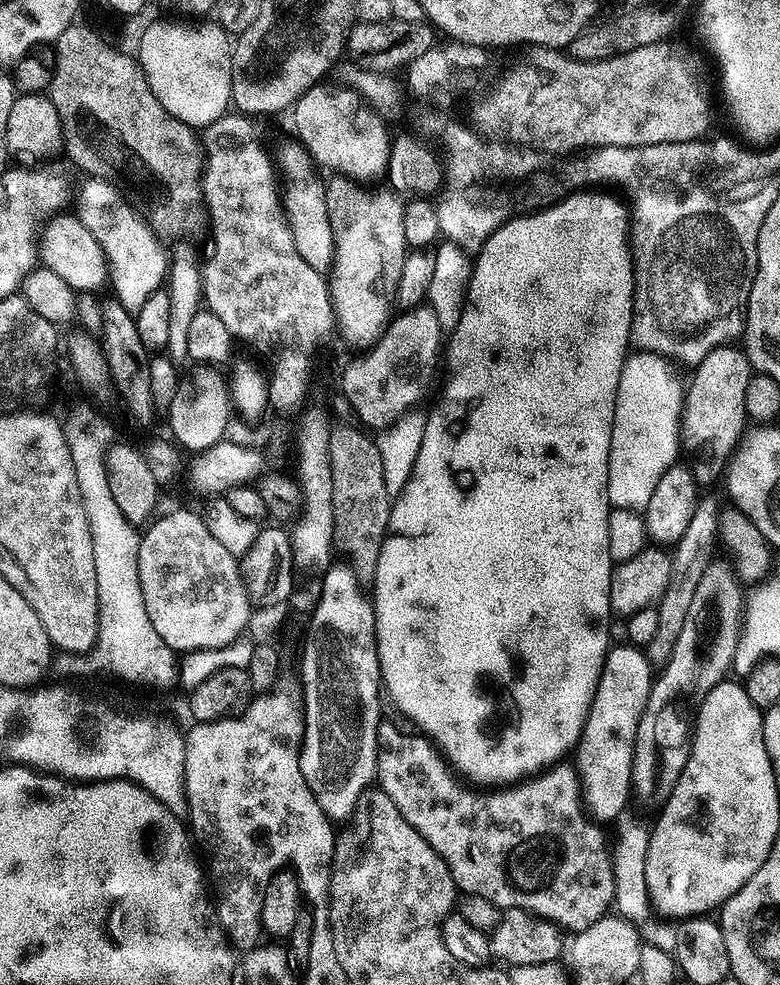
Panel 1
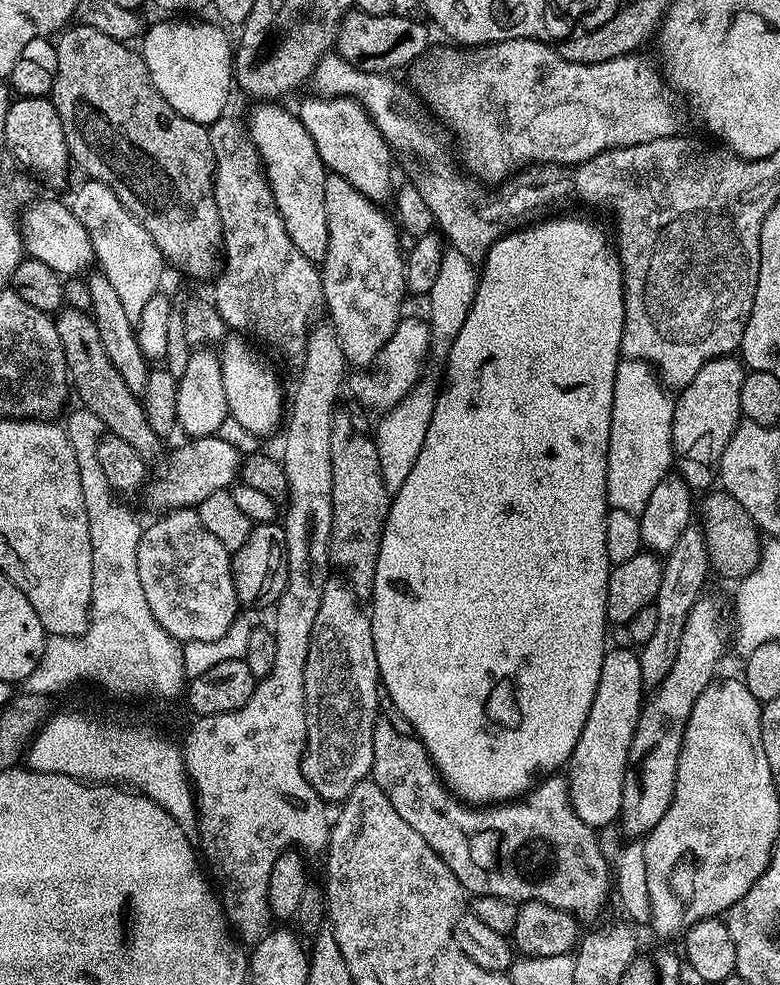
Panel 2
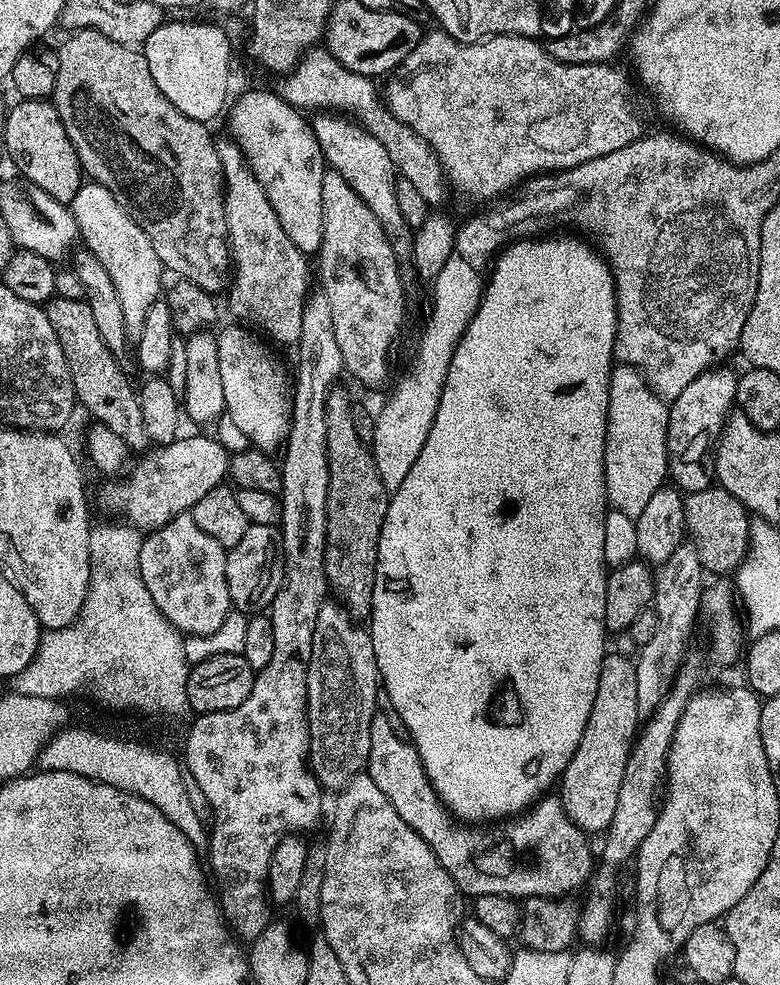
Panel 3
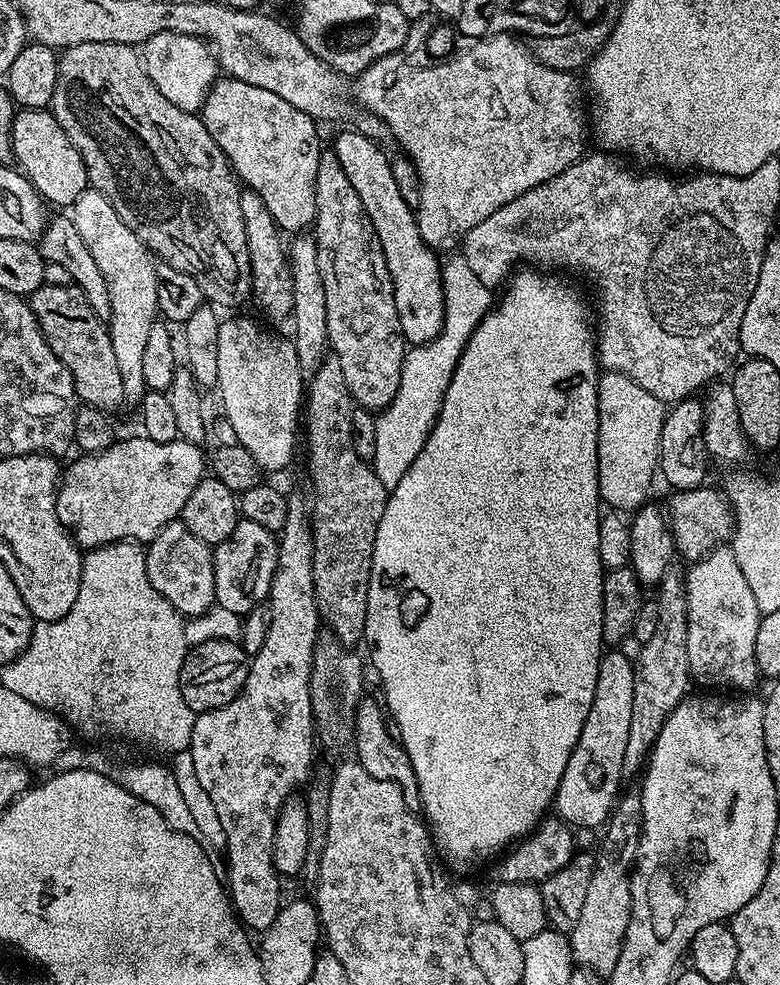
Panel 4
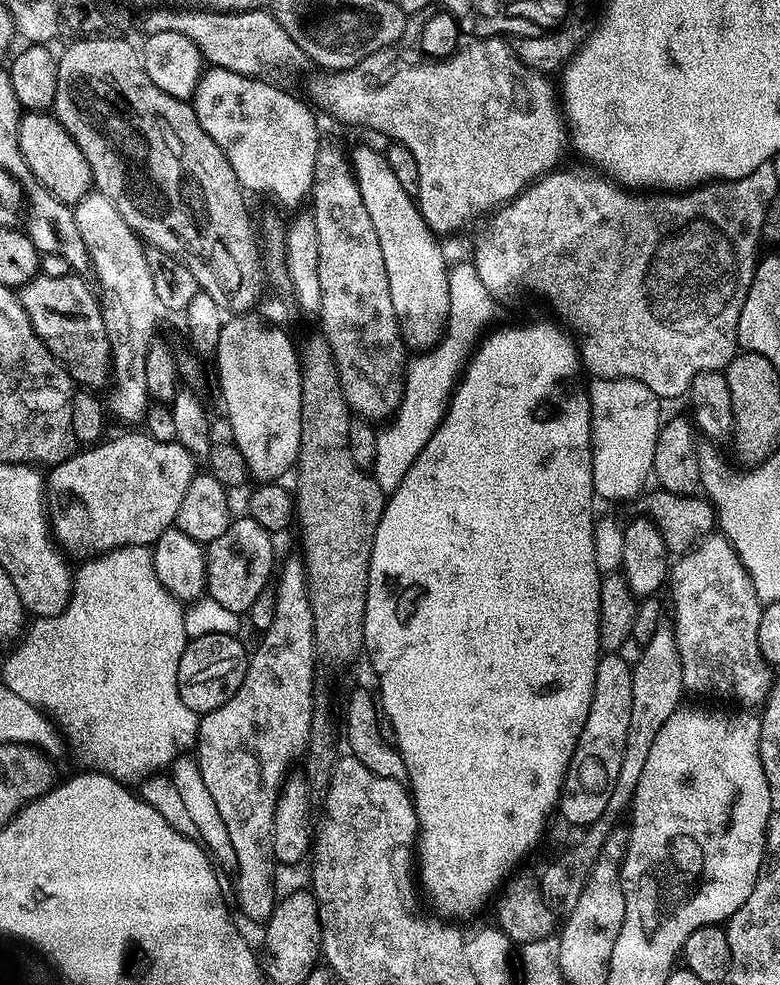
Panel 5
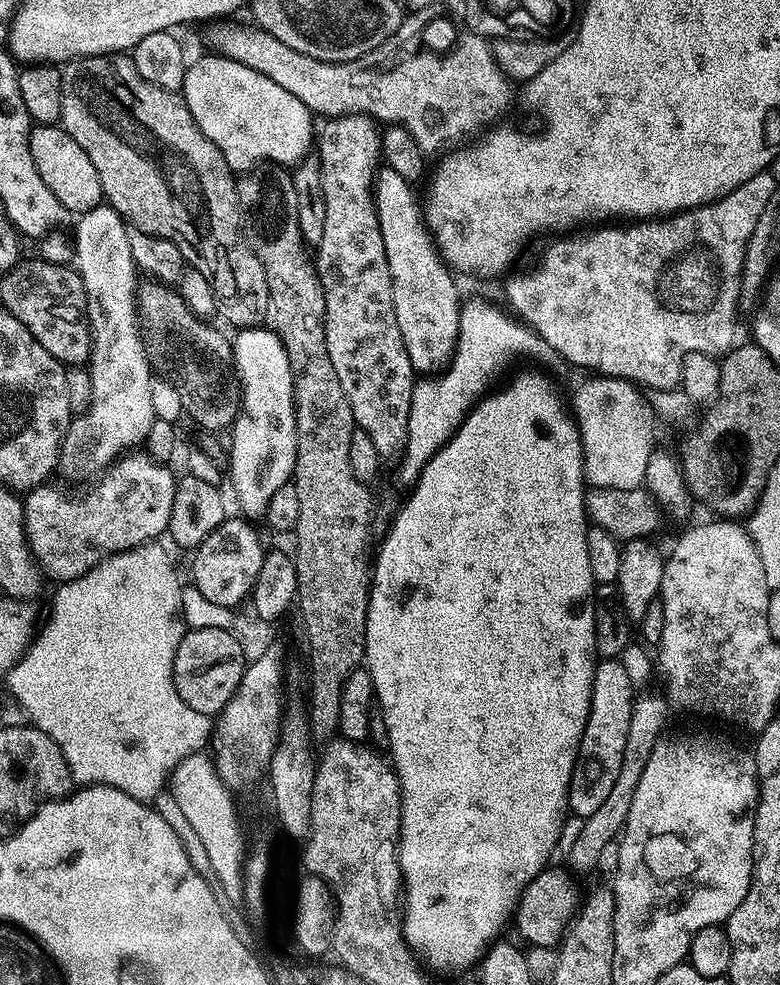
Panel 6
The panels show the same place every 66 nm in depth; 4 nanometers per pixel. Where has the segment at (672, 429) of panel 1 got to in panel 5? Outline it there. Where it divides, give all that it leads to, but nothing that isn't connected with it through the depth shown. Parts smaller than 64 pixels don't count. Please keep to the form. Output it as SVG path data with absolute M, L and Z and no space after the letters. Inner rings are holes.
M630 378L593 379L591 383L586 391L592 415L592 491L599 499L635 501L652 476L662 401L642 382Z

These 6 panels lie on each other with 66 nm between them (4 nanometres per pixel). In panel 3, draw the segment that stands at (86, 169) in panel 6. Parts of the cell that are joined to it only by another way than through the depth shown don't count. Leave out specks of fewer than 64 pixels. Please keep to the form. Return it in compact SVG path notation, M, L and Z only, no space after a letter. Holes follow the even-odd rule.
M51 99L15 101L17 104L8 112L4 120L4 148L10 159L16 163L21 177L29 184L38 186L38 190L46 190L50 198L59 204L71 205L72 199L85 183L86 177L80 166L80 159L74 150L74 142L66 134L66 126L62 126L62 118L58 118L58 110Z

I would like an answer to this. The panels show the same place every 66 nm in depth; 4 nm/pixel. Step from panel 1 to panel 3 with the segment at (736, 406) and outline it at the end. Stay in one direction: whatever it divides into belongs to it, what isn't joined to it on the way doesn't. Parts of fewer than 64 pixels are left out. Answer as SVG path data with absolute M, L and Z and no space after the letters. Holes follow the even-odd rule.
M717 366L694 378L694 382L668 404L668 476L681 493L706 490L710 486L710 472L704 469L704 455L713 451L724 417L736 404L737 379L737 373L732 373L728 366Z

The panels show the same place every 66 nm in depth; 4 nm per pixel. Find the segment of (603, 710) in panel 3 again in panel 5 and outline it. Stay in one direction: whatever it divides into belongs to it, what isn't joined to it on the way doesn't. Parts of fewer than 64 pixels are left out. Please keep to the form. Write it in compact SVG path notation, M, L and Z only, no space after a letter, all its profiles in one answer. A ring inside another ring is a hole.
M619 654L601 655L594 674L594 698L590 702L590 714L586 714L586 726L578 738L574 758L568 764L560 791L558 812L564 815L566 823L587 826L602 818L606 802L610 802L610 794L614 794L614 782L618 782L618 769L622 767L622 750L626 750L626 734L630 730L630 698L633 694L632 665L627 664Z

